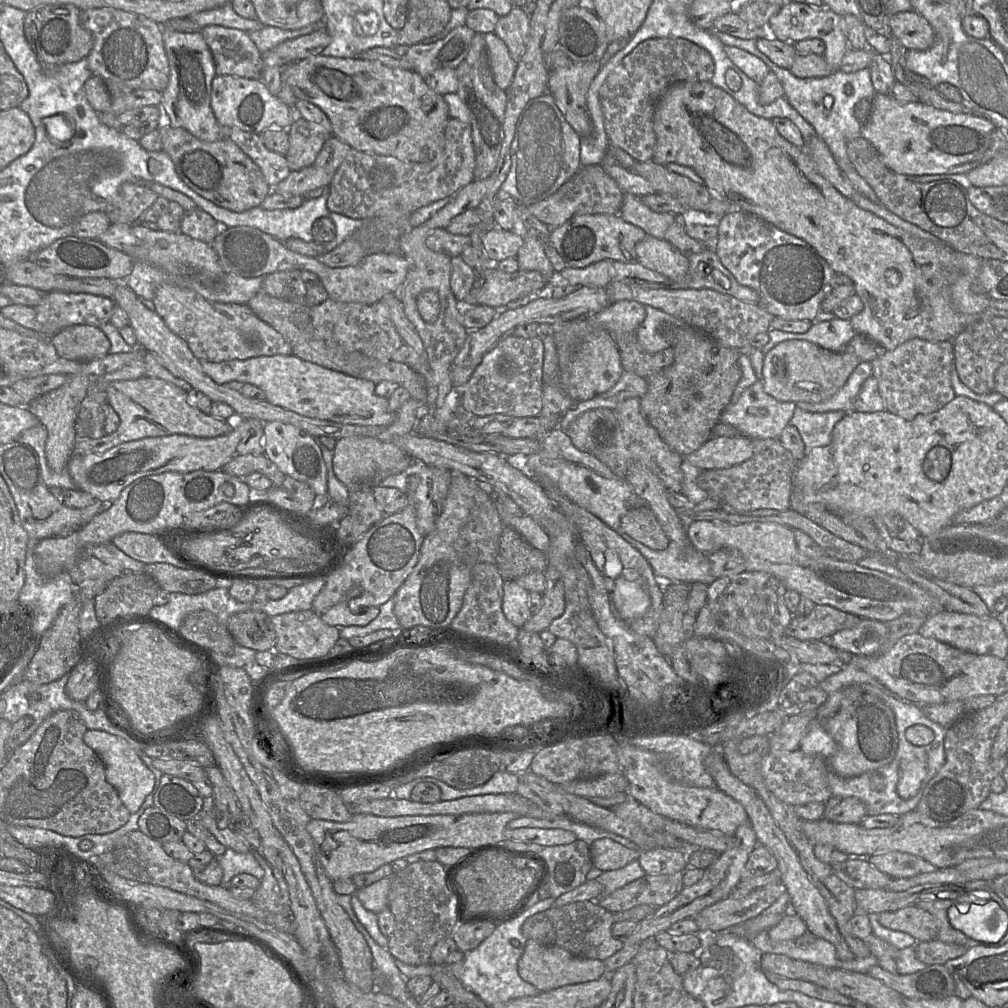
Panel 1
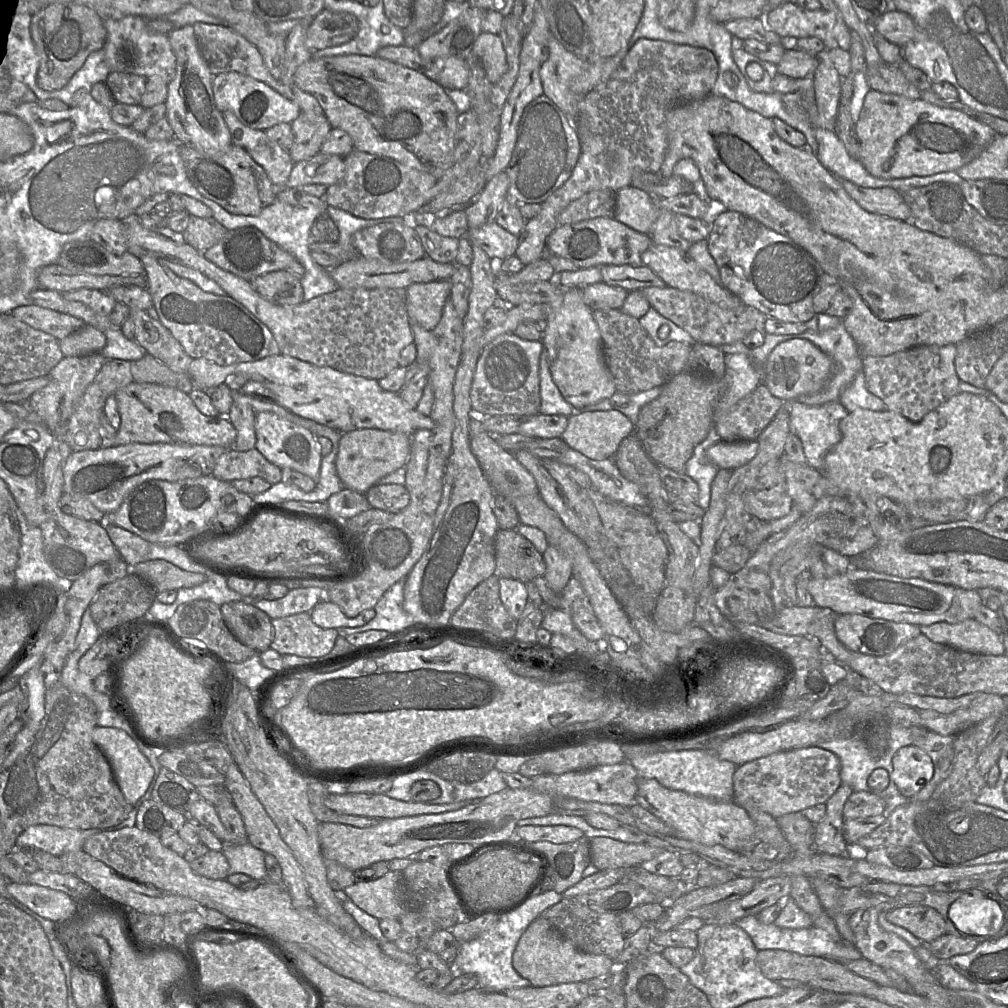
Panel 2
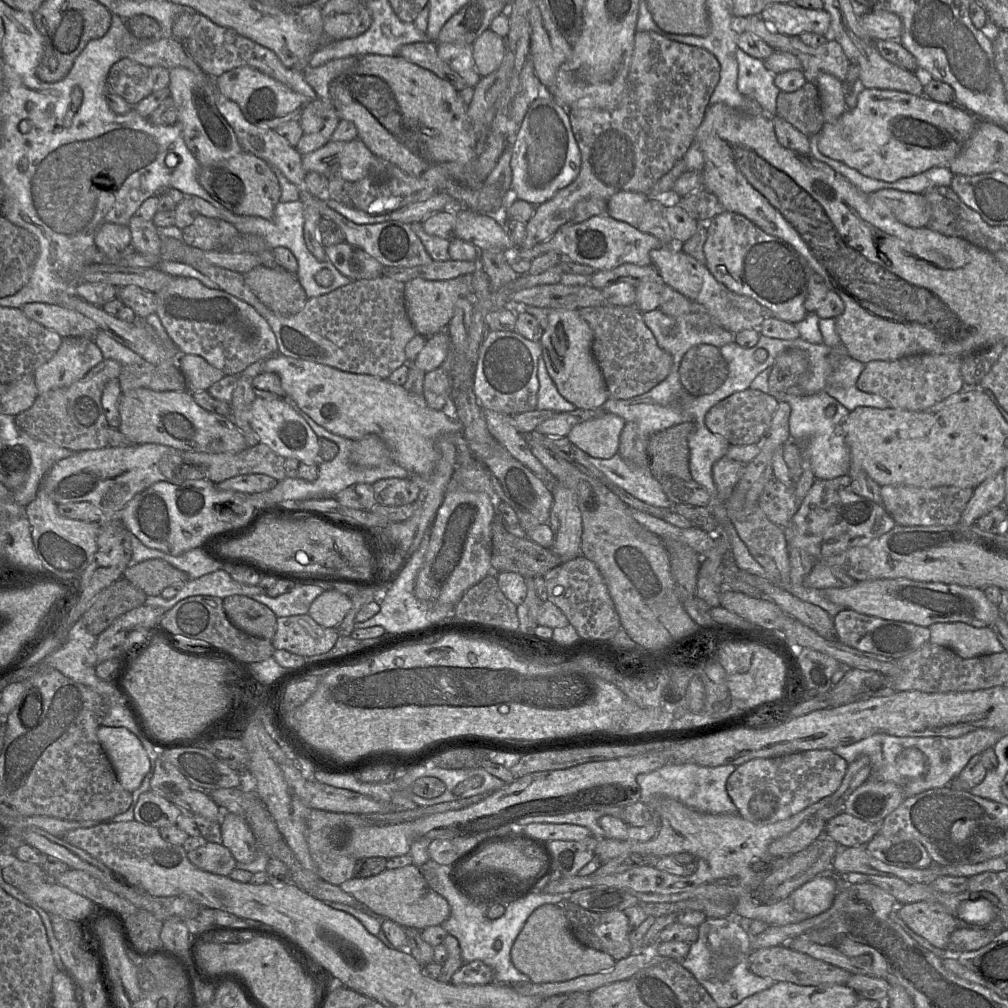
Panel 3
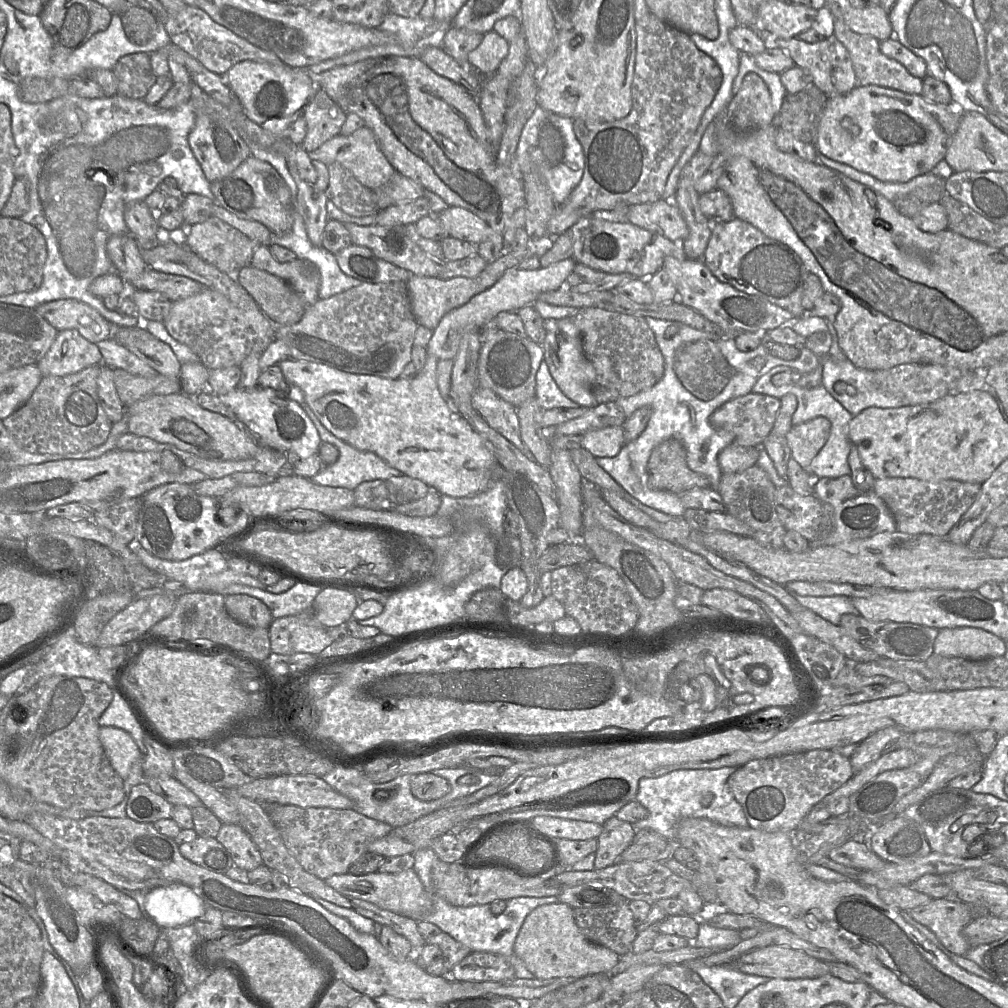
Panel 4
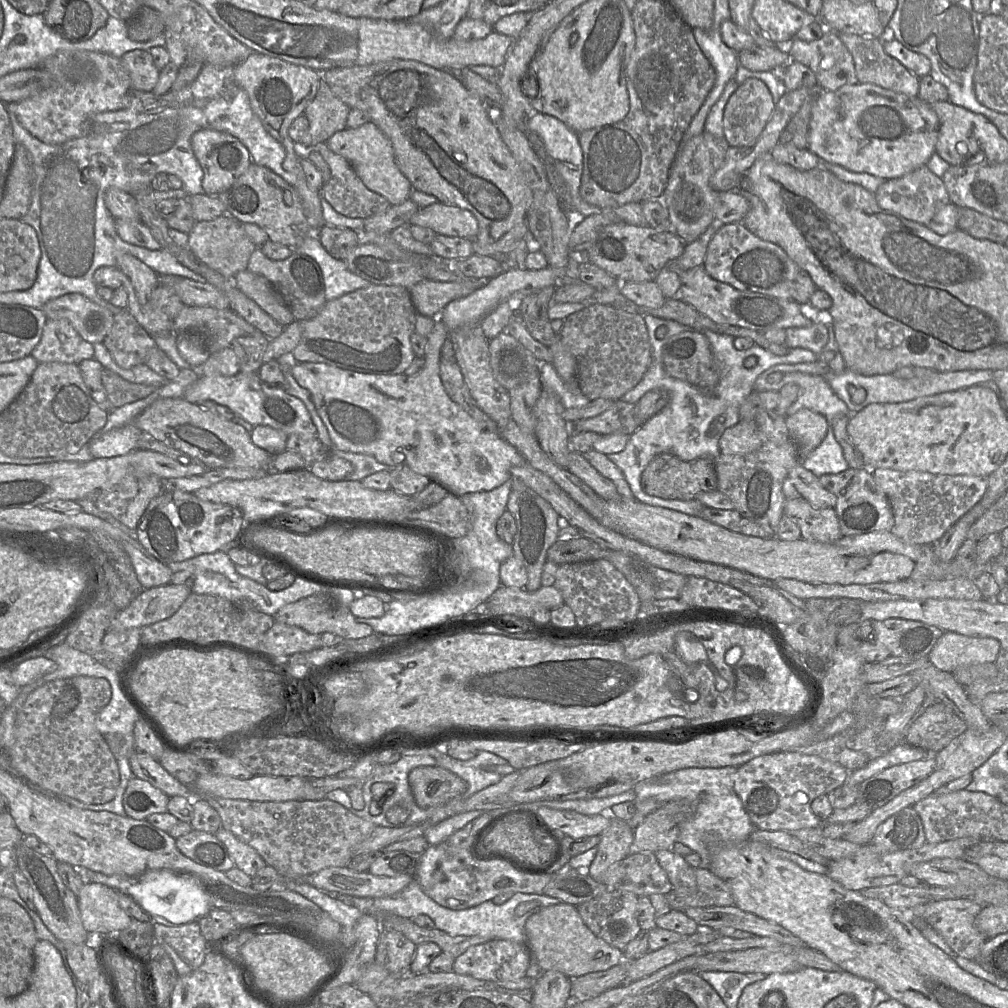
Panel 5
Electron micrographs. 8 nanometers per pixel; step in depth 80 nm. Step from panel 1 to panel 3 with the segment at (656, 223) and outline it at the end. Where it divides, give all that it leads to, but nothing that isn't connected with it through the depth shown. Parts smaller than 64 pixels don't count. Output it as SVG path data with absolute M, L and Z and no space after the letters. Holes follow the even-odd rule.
M618 192L608 201L607 215L637 228L649 197L639 192Z

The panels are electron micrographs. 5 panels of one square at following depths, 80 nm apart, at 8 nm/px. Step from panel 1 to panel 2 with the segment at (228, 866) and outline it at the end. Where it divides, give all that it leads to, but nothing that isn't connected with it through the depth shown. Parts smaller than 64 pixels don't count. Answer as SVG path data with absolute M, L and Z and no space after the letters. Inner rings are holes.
M249 842L244 844L225 844L222 850L229 863L229 875L243 873L253 880L266 880L266 853Z

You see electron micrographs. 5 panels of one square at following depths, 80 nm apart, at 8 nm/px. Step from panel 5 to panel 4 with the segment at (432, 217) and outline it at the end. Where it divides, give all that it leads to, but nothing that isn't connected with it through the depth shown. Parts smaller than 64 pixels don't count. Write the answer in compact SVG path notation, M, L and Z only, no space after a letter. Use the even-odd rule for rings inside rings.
M446 206L446 208L442 211L430 214L433 214L439 218L449 237L455 237L460 240L468 241L476 246L485 241L493 233L490 226L484 220L461 207Z

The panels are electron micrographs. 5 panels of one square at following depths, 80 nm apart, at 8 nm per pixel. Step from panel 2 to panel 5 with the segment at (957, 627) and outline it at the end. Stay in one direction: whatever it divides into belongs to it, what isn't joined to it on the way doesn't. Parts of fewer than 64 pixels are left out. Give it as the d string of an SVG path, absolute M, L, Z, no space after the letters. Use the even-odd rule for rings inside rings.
M945 631L928 656L935 667L952 673L959 667L996 662L1001 650L994 638Z

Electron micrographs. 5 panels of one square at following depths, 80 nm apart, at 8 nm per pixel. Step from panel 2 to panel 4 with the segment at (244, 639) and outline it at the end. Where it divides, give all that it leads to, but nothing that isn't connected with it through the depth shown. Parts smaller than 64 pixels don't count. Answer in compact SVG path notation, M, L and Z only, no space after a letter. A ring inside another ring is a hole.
M244 594L225 596L225 608L232 618L250 627L269 628L274 619L262 601Z

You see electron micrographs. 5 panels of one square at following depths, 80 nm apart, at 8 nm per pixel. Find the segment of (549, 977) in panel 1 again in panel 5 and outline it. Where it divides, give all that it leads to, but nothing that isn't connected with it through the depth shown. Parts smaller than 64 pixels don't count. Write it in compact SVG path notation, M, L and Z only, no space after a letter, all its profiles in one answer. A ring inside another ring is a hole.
M566 903L542 908L526 920L525 944L543 972L556 970L569 978L607 970L624 960L621 950L595 936L583 922L576 906Z

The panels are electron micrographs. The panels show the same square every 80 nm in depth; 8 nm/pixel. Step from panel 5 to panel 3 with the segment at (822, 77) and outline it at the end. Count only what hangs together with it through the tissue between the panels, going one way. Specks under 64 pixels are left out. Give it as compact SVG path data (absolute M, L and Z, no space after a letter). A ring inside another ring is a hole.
M759 16L736 18L733 22L733 28L738 34L741 32L752 33L753 35L766 42L774 50L785 51L795 55L801 62L801 71L806 77L807 81L811 82L812 84L816 85L817 77L822 72L829 73L835 76L842 83L847 77L848 69L851 62L849 61L842 47L836 40L828 40L821 46L811 47L801 42L799 37L790 37L778 33Z

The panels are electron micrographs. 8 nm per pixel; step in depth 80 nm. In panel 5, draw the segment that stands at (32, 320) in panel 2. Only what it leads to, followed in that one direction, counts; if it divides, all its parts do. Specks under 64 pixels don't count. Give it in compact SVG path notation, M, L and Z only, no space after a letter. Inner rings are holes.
M69 293L47 302L43 307L49 319L67 319L83 339L100 343L109 333L114 314L80 293Z

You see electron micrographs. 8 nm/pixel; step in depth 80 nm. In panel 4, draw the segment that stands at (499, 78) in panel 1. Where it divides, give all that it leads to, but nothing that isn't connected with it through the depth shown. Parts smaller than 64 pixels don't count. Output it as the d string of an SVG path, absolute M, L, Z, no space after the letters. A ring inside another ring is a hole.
M487 32L480 44L468 54L467 65L484 75L492 75L506 57L509 44L496 32Z

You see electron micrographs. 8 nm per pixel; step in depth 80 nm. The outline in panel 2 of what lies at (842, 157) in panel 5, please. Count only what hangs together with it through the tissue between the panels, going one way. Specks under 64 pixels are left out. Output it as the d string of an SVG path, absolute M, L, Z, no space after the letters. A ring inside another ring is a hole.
M873 89L866 94L859 119L854 125L860 143L857 161L870 175L885 180L956 171L977 158L996 135L991 127L961 111L944 109L922 99L909 99Z

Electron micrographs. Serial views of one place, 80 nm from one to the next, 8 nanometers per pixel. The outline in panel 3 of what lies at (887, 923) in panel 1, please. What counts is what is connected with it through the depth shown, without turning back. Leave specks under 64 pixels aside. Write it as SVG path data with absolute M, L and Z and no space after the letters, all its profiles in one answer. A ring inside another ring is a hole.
M927 901L898 906L897 915L908 928L943 950L947 950L950 935L958 924L944 907Z

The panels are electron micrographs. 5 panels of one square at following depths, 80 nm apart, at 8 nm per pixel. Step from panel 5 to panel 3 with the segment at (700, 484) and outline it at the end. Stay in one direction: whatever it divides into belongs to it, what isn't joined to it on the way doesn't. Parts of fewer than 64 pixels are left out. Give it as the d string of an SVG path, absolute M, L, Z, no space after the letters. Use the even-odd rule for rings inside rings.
M684 422L656 432L649 438L646 448L648 466L656 480L661 482L670 477L692 480L688 438L693 429L693 423Z

